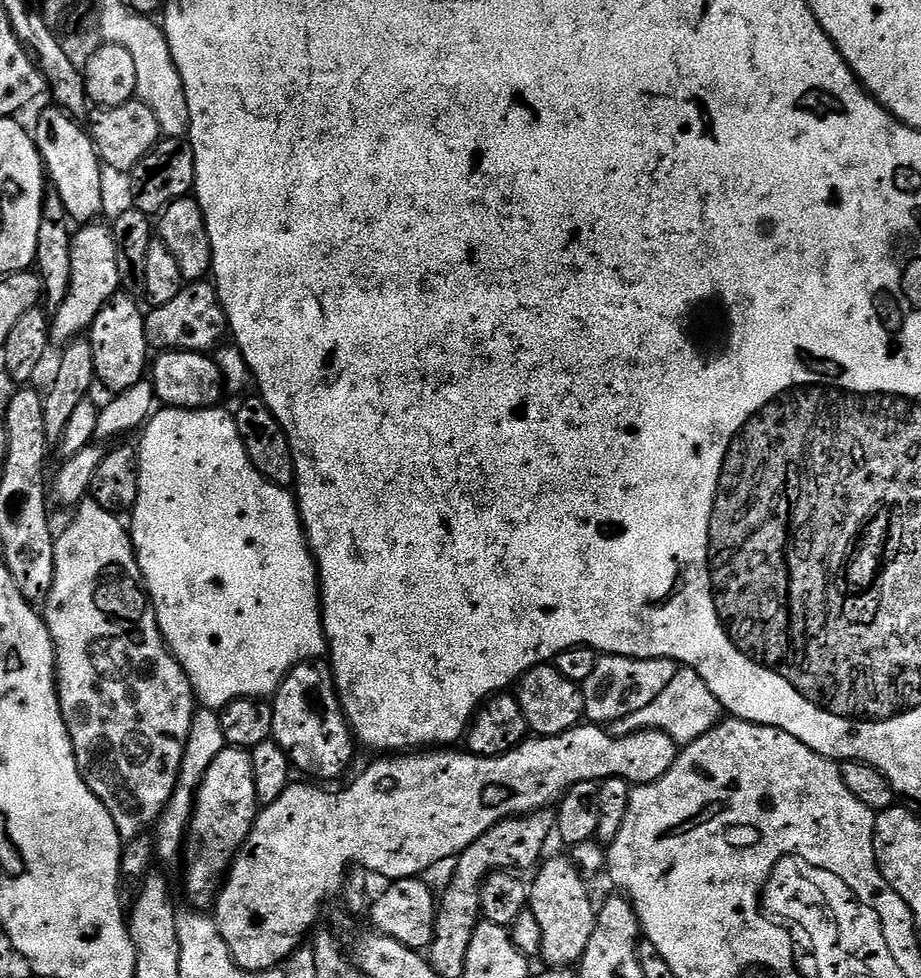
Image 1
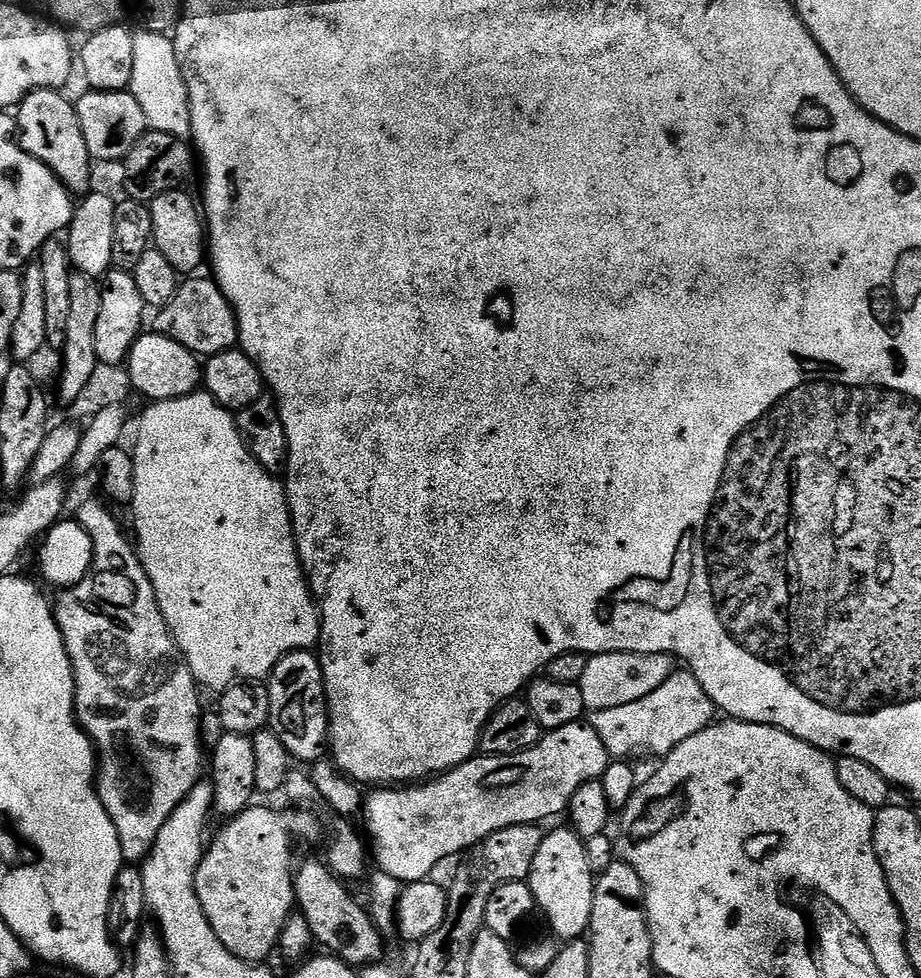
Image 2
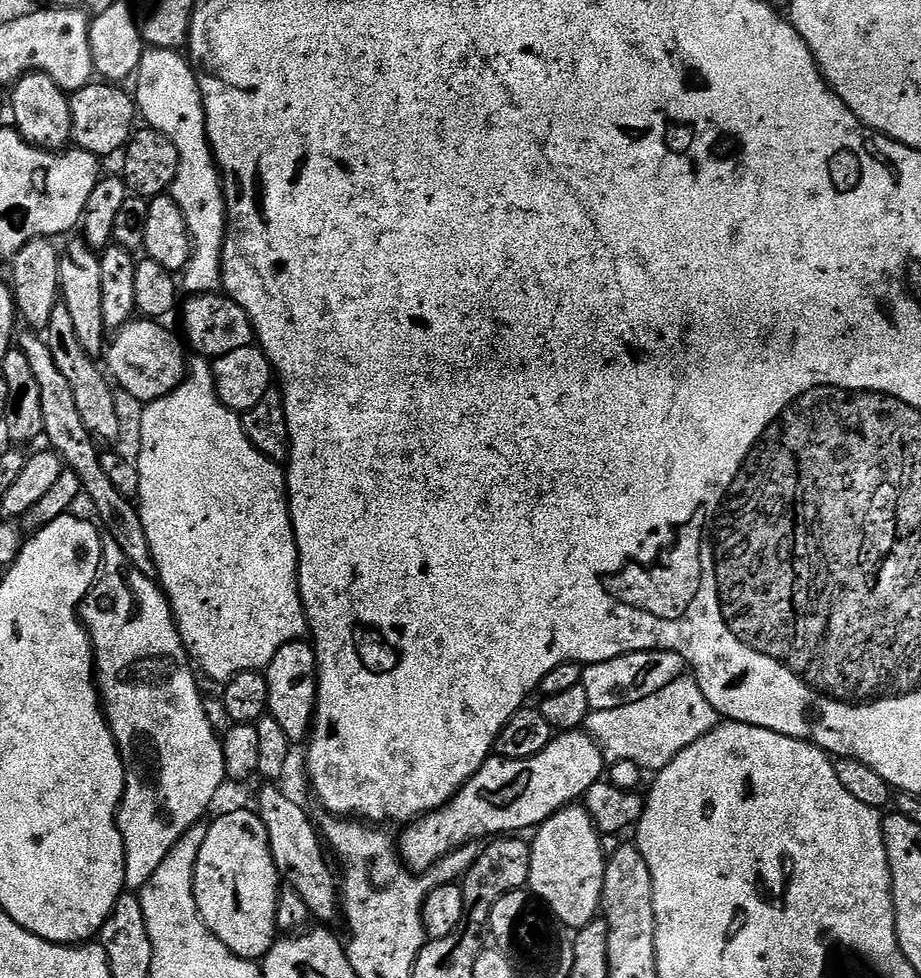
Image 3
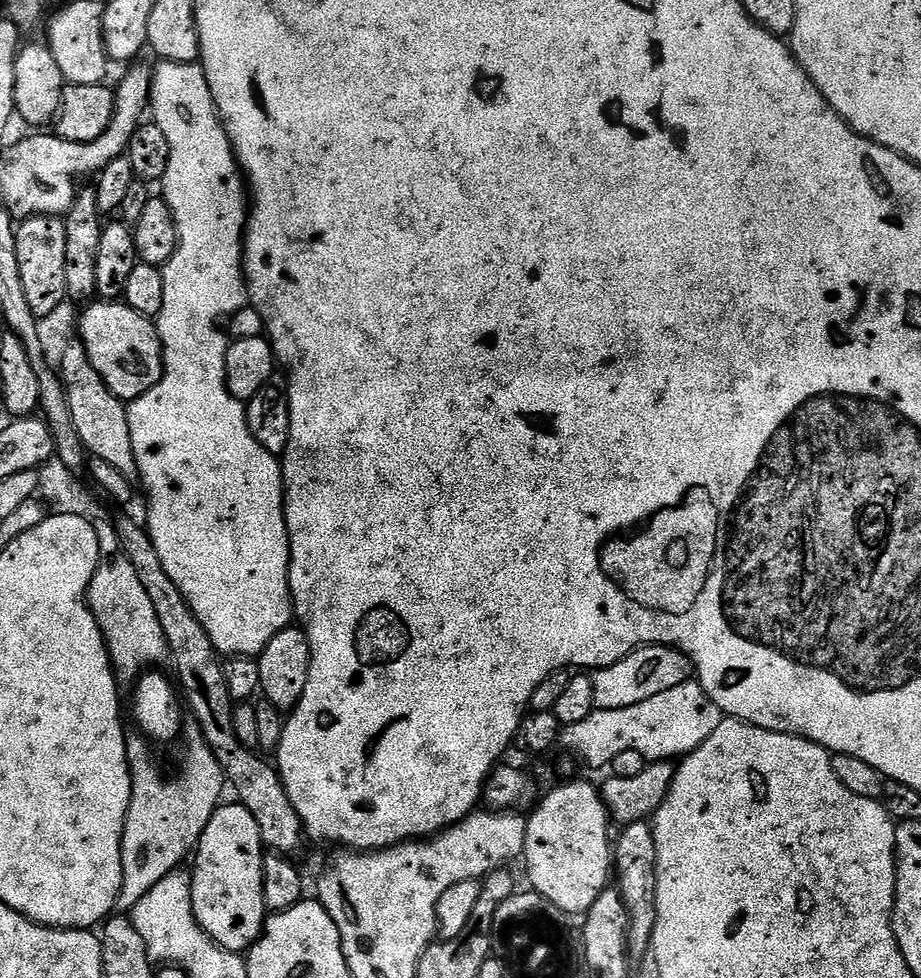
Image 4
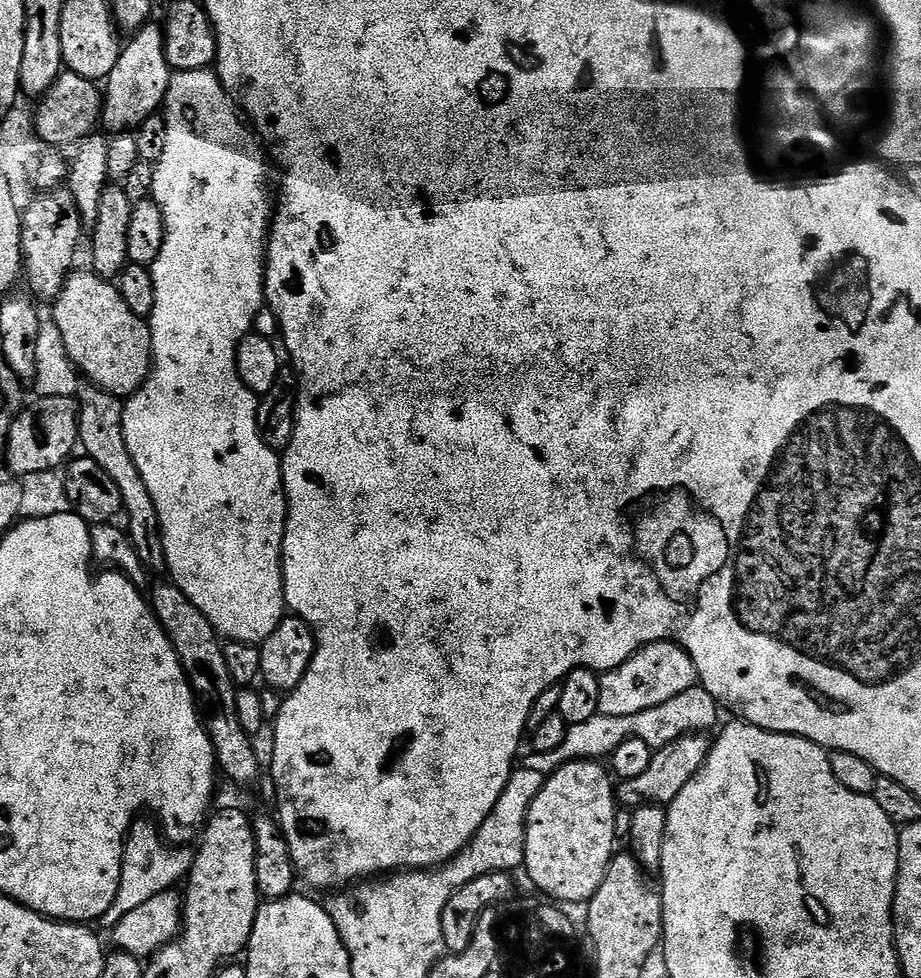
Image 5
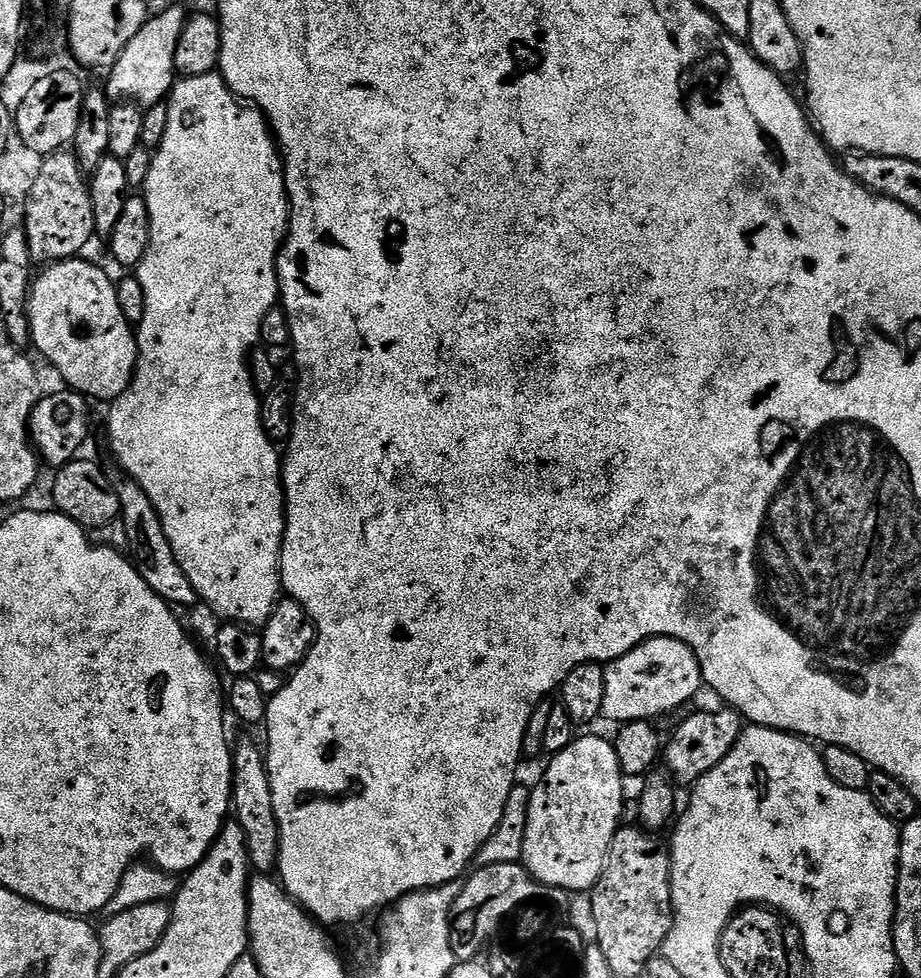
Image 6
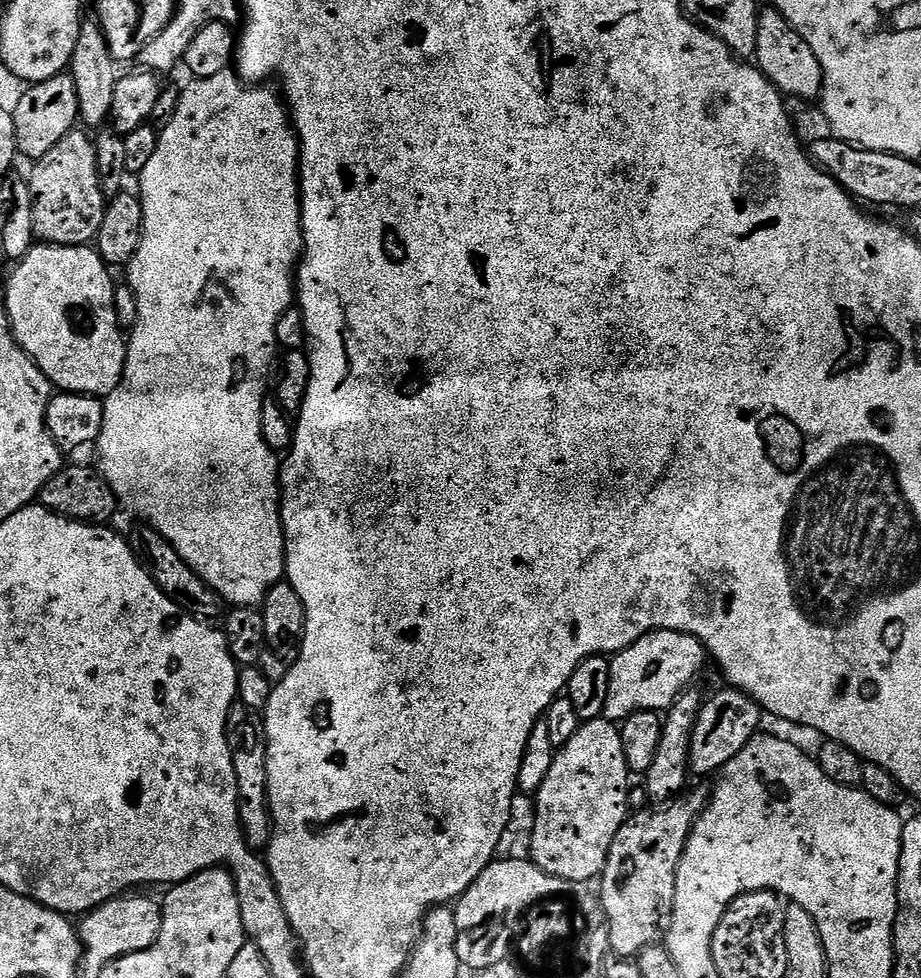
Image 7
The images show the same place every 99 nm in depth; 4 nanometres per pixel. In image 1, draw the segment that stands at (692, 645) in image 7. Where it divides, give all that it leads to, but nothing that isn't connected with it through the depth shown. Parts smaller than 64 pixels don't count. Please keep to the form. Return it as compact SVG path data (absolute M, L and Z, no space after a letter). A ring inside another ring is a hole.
M601 655L594 666L594 674L590 674L582 686L585 717L591 723L608 726L614 720L634 714L634 710L642 710L642 706L650 706L650 702L666 690L677 667L675 660L667 658Z

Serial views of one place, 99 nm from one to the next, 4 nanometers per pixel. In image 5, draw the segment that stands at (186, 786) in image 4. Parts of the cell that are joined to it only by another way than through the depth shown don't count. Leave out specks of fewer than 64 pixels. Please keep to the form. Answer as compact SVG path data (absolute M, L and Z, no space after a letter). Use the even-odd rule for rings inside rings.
M137 819L133 823L132 829L128 832L128 839L124 842L124 861L118 894L110 910L106 910L106 914L102 914L98 921L99 927L102 926L105 930L116 928L118 922L126 918L126 914L138 910L138 906L150 902L150 898L158 898L158 894L173 891L177 887L175 884L179 880L181 883L192 871L193 849L188 846L167 848L159 830L150 821L144 819Z

